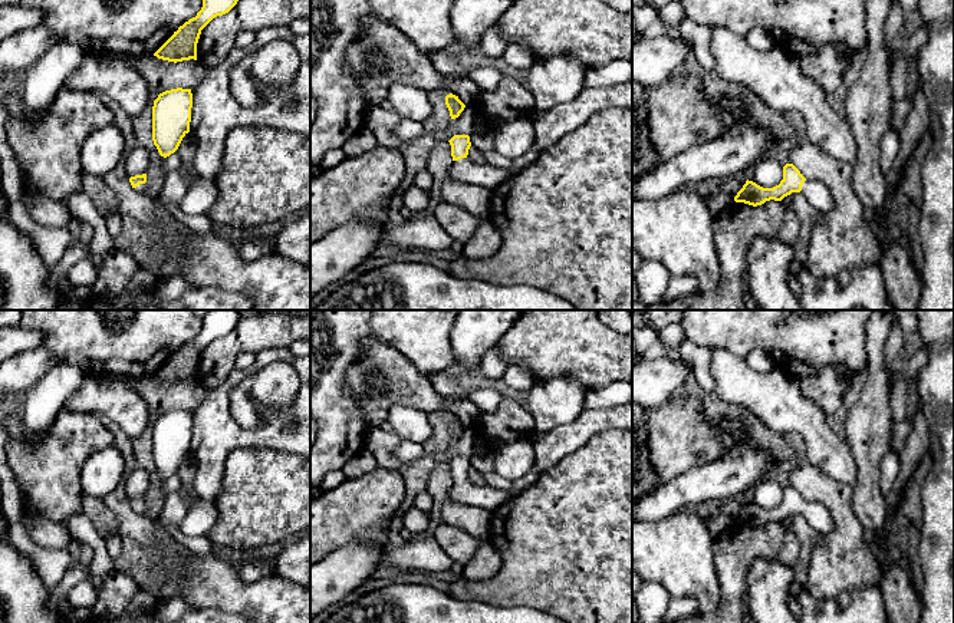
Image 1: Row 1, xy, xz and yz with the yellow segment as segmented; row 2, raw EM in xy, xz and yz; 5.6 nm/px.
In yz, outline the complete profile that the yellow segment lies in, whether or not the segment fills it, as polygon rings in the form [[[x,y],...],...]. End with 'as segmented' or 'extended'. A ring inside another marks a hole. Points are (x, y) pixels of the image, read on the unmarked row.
[[[793,485],[783,488],[783,501],[773,510],[763,510],[747,501],[734,523],[757,528],[770,521],[782,523],[792,514],[802,514],[806,523],[820,534],[833,530],[833,520],[828,508],[820,502],[806,501]]]; extended

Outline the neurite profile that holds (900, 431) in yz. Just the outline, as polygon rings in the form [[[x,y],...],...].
[[[904,419],[892,426],[889,451],[899,452],[905,444],[905,439],[911,431],[911,421]]]

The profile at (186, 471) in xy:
[[[185,455],[182,459],[177,474],[180,475],[182,485],[181,485],[181,494],[185,498],[185,502],[188,504],[188,508],[191,508],[194,504],[197,504],[201,498],[197,495],[197,491],[193,485],[194,478],[194,461],[191,455]]]

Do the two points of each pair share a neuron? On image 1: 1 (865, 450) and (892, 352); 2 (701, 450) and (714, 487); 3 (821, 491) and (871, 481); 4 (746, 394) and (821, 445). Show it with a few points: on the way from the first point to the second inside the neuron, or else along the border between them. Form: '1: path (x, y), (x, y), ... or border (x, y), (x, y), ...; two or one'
1: border (888, 335), (884, 343), (884, 365), (888, 371); two
2: border (727, 455), (696, 465), (675, 477); two
3: border (851, 485), (851, 508), (858, 518); two
4: path (765, 395), (773, 398), (805, 427); one

